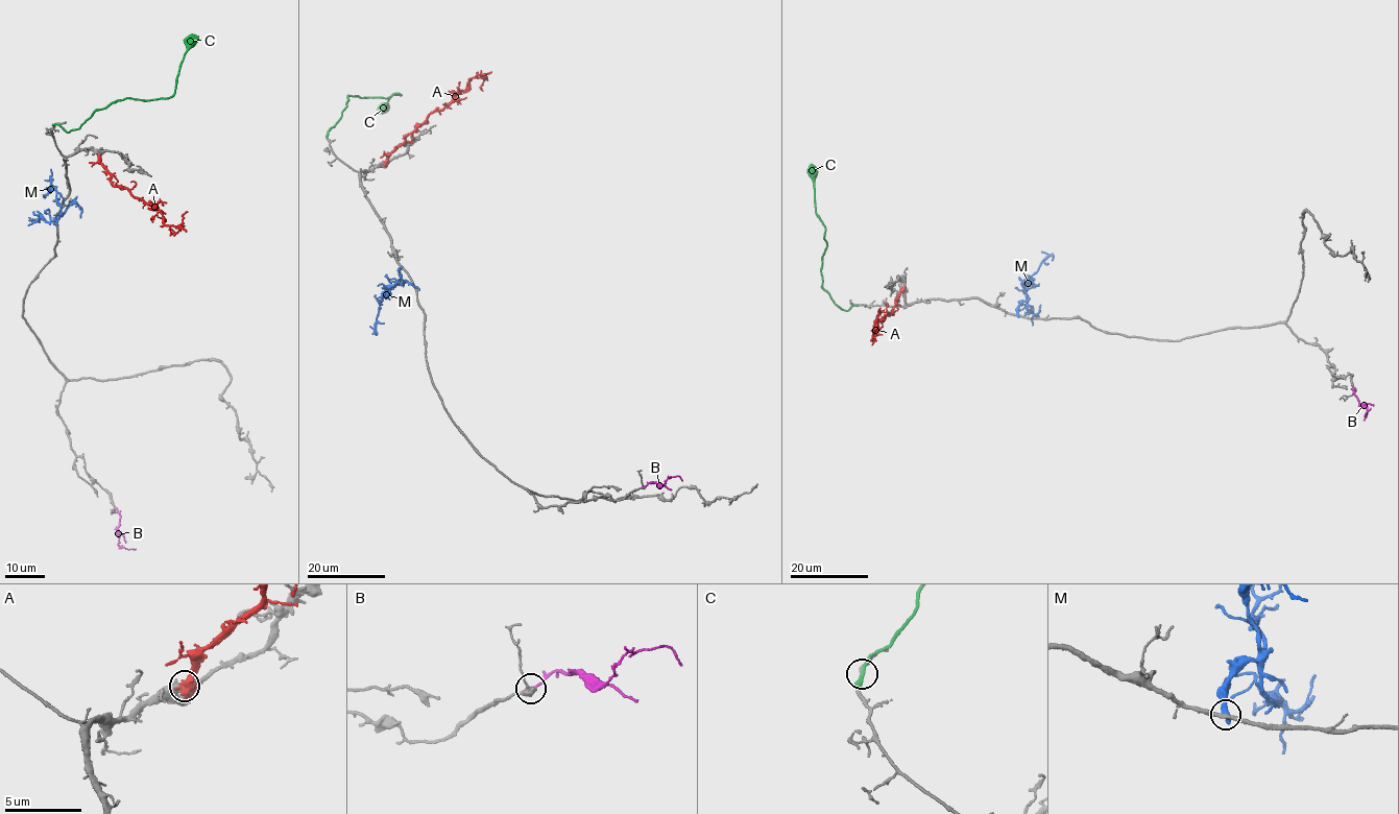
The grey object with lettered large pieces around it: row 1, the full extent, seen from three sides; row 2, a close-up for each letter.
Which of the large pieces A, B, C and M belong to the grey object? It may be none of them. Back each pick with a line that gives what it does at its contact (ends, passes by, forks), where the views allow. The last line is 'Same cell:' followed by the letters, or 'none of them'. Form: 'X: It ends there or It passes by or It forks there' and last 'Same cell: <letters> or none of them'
A: It ends there
Same cell: A

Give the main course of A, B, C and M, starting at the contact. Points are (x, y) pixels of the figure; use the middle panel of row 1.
A: (384, 163), (407, 135), (431, 114), (440, 111), (474, 77), (482, 77), (482, 91)
B: (644, 486), (651, 481), (664, 485), (667, 479), (676, 476), (682, 480)
C: (328, 133), (342, 116), (347, 96), (385, 99), (394, 94), (401, 95), (394, 93), (387, 100), (386, 108)
M: (401, 267), (400, 284), (385, 293), (376, 319), (377, 333), (372, 334)

